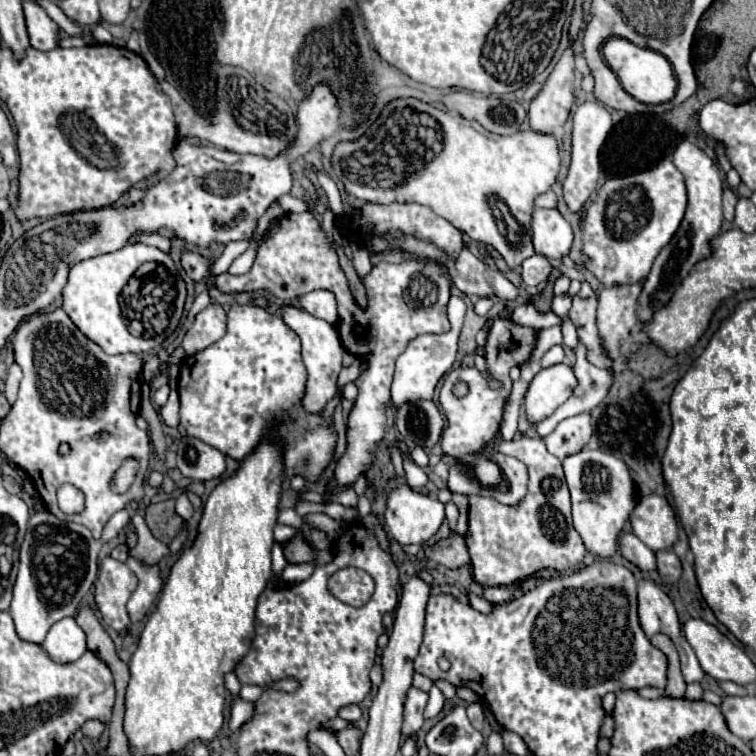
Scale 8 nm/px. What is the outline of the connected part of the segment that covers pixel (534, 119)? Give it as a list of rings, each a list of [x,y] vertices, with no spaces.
[[[568,49],[554,67],[554,71],[550,73],[550,77],[546,79],[542,91],[530,101],[528,109],[530,129],[546,135],[556,135],[556,131],[560,131],[574,103],[572,83],[574,83],[574,55]]]

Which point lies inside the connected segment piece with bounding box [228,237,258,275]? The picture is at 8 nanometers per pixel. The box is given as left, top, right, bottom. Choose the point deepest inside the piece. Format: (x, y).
(240, 265)

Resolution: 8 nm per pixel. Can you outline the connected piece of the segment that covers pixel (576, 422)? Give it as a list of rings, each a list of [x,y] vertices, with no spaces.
[[[580,413],[568,417],[566,421],[560,421],[544,441],[552,455],[564,459],[566,455],[578,453],[590,441],[590,437],[592,437],[590,413]]]

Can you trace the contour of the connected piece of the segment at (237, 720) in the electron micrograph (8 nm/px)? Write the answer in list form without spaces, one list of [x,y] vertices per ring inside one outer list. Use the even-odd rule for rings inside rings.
[[[236,699],[234,707],[232,707],[232,711],[230,711],[230,721],[228,721],[230,731],[236,733],[236,731],[242,727],[242,723],[246,723],[246,721],[252,717],[252,713],[254,713],[252,703],[246,703],[246,701],[242,701],[242,699]]]

